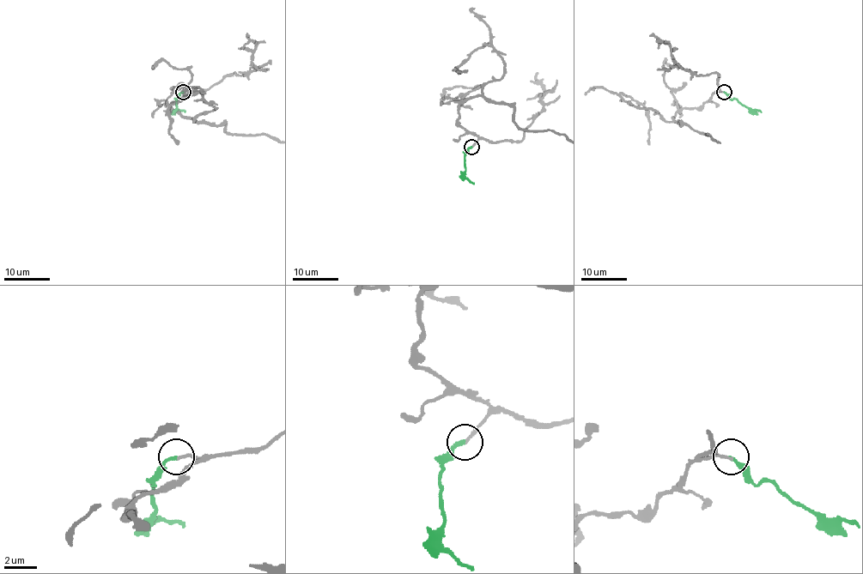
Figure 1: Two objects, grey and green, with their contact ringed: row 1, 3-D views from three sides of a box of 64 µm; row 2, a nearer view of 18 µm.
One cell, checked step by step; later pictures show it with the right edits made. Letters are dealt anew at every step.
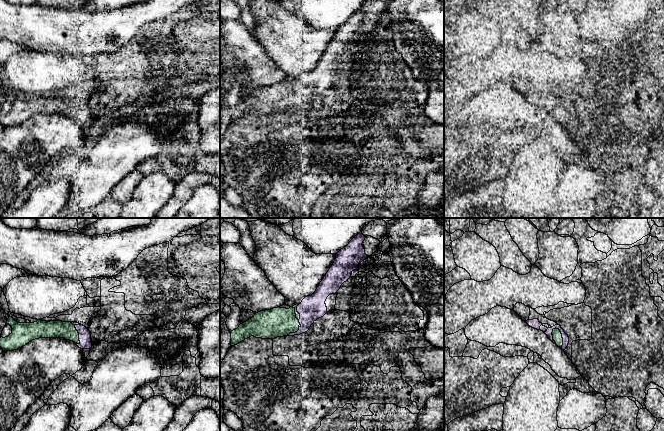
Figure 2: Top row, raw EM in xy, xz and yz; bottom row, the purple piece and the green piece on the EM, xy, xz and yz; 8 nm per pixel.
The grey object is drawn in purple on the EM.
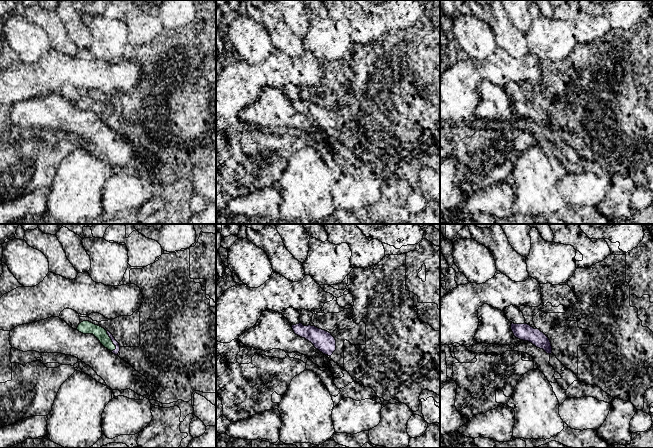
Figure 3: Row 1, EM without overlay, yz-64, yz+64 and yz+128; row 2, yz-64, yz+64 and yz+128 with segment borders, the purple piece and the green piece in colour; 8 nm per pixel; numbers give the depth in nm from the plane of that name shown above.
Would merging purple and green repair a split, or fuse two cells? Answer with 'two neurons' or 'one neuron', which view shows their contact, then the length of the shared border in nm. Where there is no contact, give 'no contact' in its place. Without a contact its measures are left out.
one neuron | yz | 220 nm

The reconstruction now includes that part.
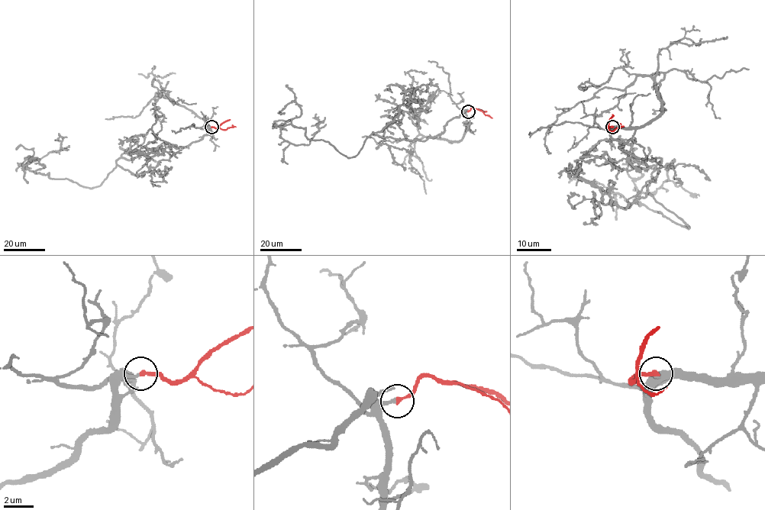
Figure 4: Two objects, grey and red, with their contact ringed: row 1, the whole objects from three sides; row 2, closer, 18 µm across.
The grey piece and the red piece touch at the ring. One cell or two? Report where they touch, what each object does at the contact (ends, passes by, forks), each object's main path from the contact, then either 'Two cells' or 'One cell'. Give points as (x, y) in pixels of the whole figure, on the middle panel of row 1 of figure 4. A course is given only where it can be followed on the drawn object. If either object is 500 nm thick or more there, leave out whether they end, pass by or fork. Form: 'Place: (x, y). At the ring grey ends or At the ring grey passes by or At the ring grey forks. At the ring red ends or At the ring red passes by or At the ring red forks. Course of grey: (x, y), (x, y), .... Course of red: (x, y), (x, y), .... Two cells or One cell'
Place: (468, 111). At the ring grey ends. At the ring red ends. Course of grey: (467, 111), (424, 140), (373, 132), (347, 157), (290, 124), (280, 136), (308, 145), (318, 129), (316, 114). Course of red: (468, 111), (475, 108), (492, 118). One cell

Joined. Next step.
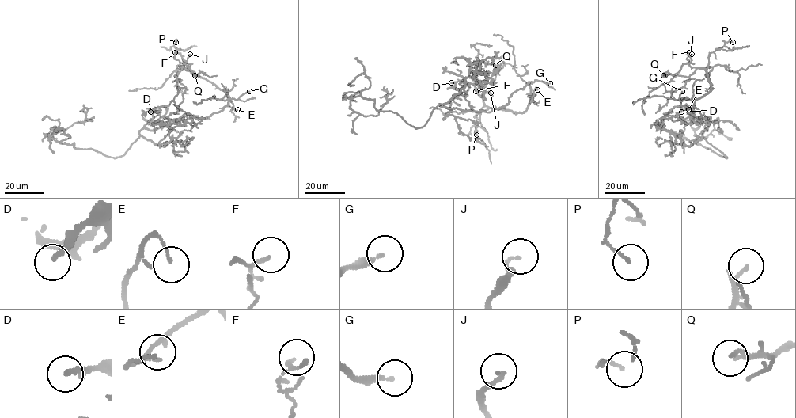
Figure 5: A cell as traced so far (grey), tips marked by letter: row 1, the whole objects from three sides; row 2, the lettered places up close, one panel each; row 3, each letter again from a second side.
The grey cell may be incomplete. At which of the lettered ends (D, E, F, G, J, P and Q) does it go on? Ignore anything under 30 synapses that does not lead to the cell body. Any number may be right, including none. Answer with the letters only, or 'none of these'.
G

